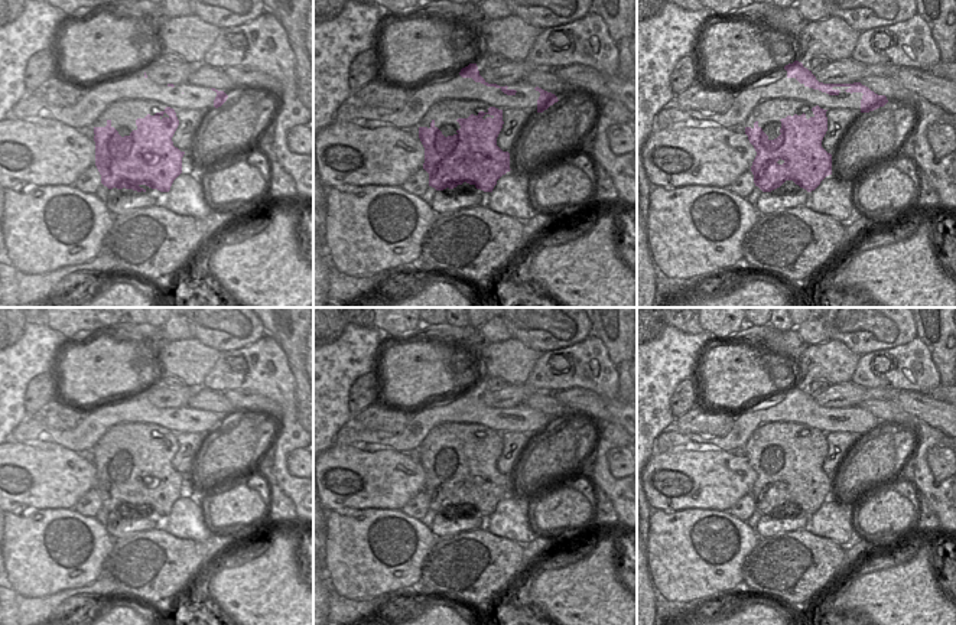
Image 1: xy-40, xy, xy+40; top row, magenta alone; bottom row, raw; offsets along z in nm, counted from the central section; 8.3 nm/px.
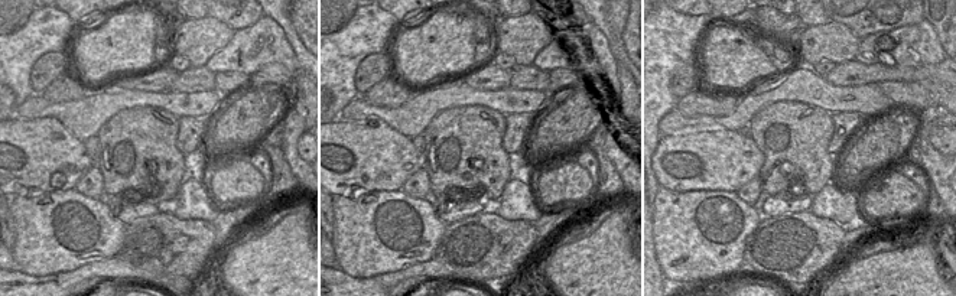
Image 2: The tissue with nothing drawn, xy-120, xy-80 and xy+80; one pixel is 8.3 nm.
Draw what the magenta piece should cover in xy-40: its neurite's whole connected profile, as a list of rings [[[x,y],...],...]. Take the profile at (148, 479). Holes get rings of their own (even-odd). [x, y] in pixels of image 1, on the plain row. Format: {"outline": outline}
{"outline": [[[166,430],[155,439],[136,443],[137,452],[121,460],[107,443],[105,450],[94,450],[95,489],[101,507],[108,512],[133,512],[146,515],[146,508],[169,515],[182,497],[181,475],[172,460],[179,449],[173,432]]]}

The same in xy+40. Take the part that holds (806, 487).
{"outline": [[[816,429],[812,434],[814,439],[809,443],[804,436],[781,442],[781,458],[774,463],[768,462],[758,445],[752,452],[745,450],[757,475],[751,489],[754,507],[762,515],[771,515],[786,504],[812,515],[832,498],[832,478],[822,471],[827,455],[827,433]]]}

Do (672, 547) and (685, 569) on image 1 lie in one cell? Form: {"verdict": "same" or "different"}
{"verdict": "different"}

